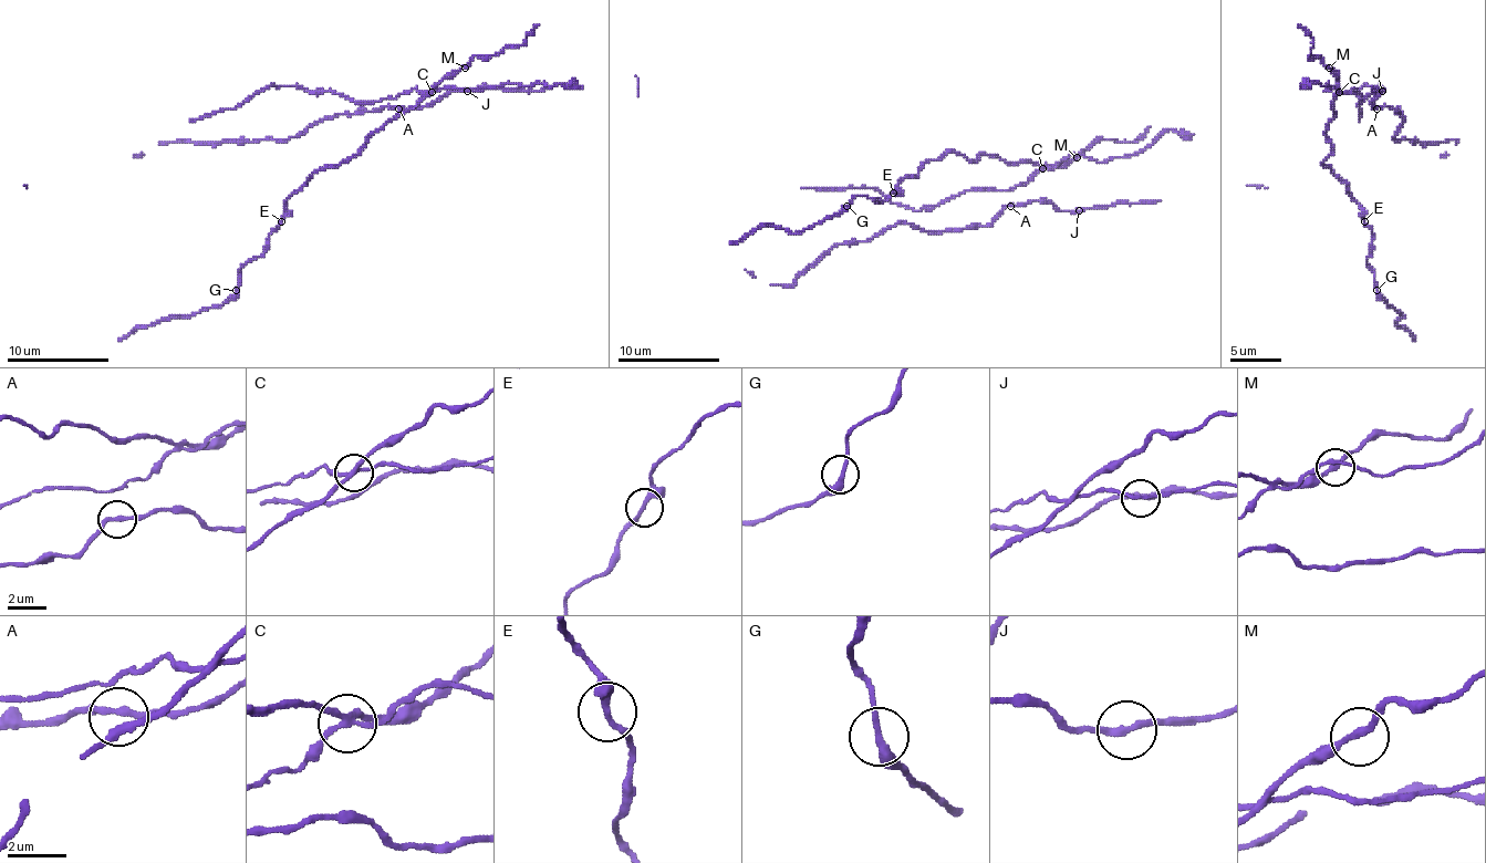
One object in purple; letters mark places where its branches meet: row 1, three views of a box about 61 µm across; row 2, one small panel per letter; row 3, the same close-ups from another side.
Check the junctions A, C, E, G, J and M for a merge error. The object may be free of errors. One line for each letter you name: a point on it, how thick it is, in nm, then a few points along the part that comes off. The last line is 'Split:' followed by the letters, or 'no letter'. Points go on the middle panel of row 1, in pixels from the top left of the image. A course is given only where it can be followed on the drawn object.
C: place (1042, 168); calibre 220 nm; course (1043, 167), (1026, 183), (1007, 190), (964, 190), (918, 210), (891, 204), (868, 188), (801, 188)
Split: C

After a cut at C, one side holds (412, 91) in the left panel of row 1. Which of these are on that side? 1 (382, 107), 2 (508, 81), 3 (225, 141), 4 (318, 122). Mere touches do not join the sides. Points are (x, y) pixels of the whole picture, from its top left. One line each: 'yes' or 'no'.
1: no
2: yes
3: no
4: no

